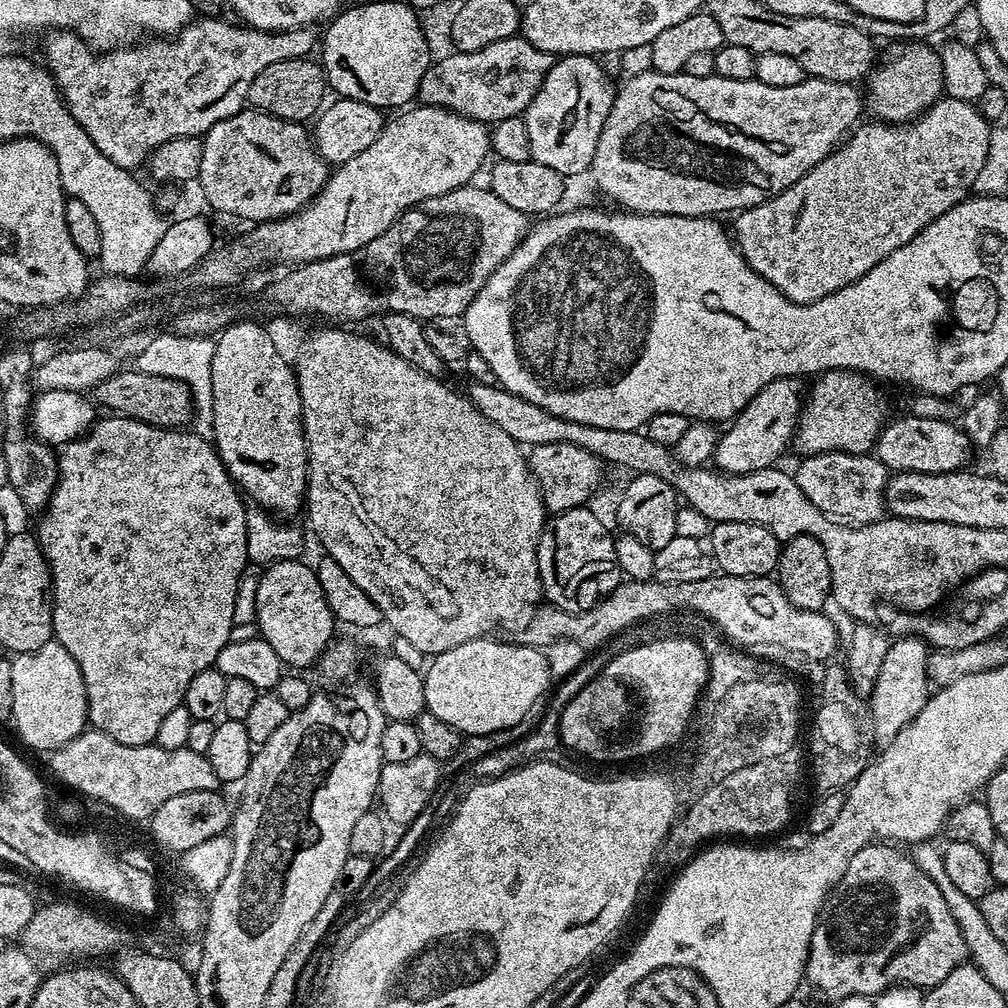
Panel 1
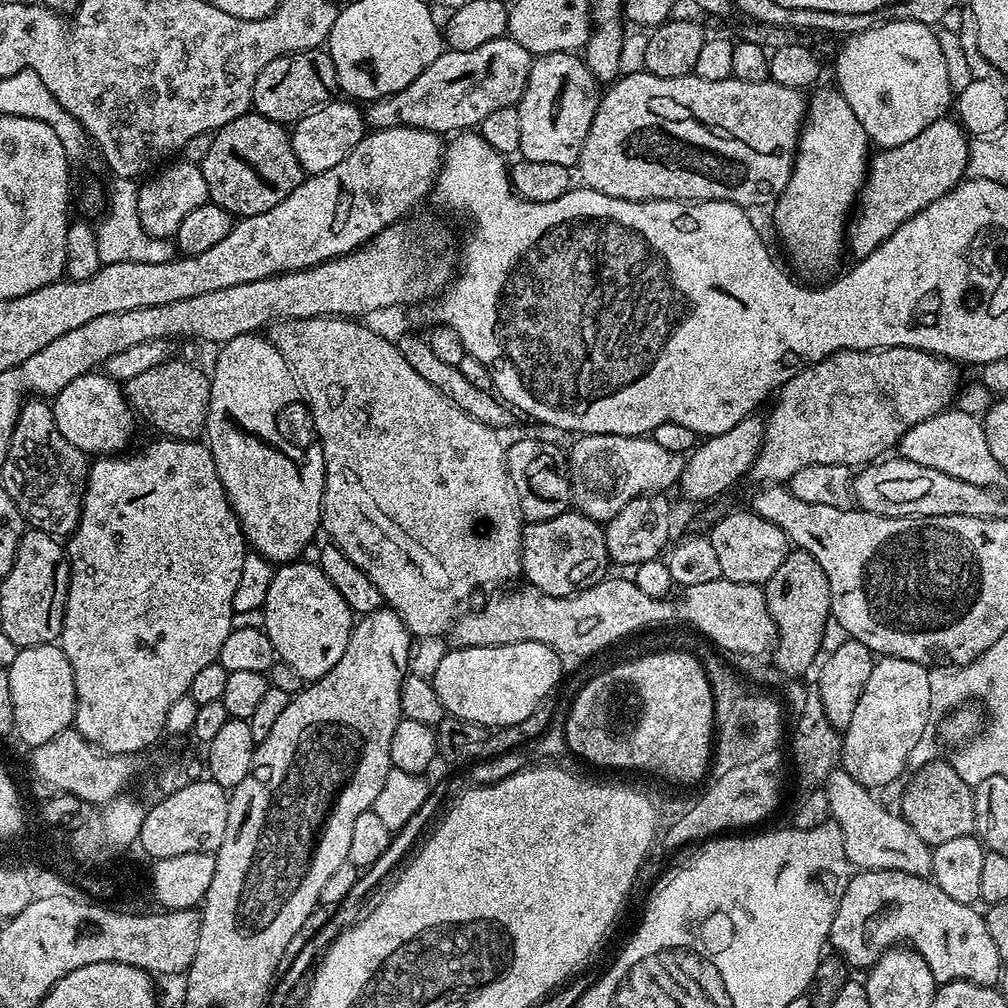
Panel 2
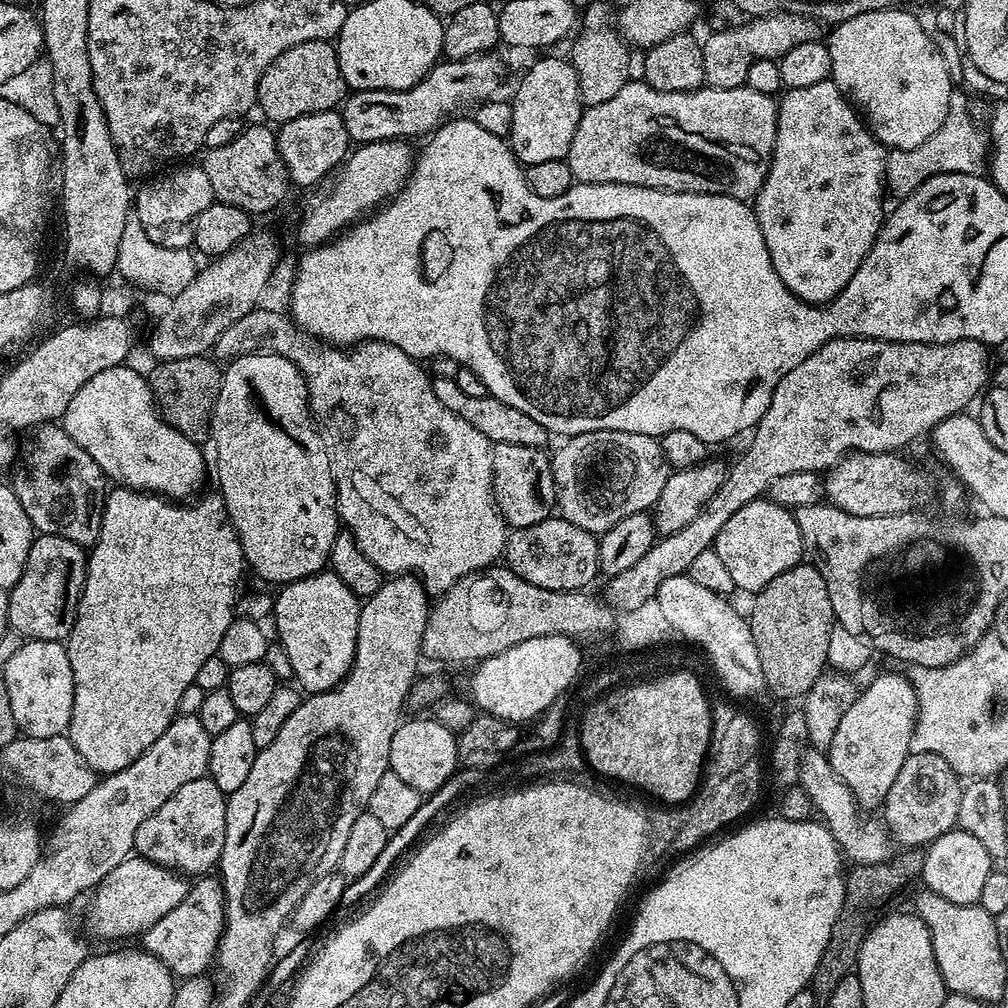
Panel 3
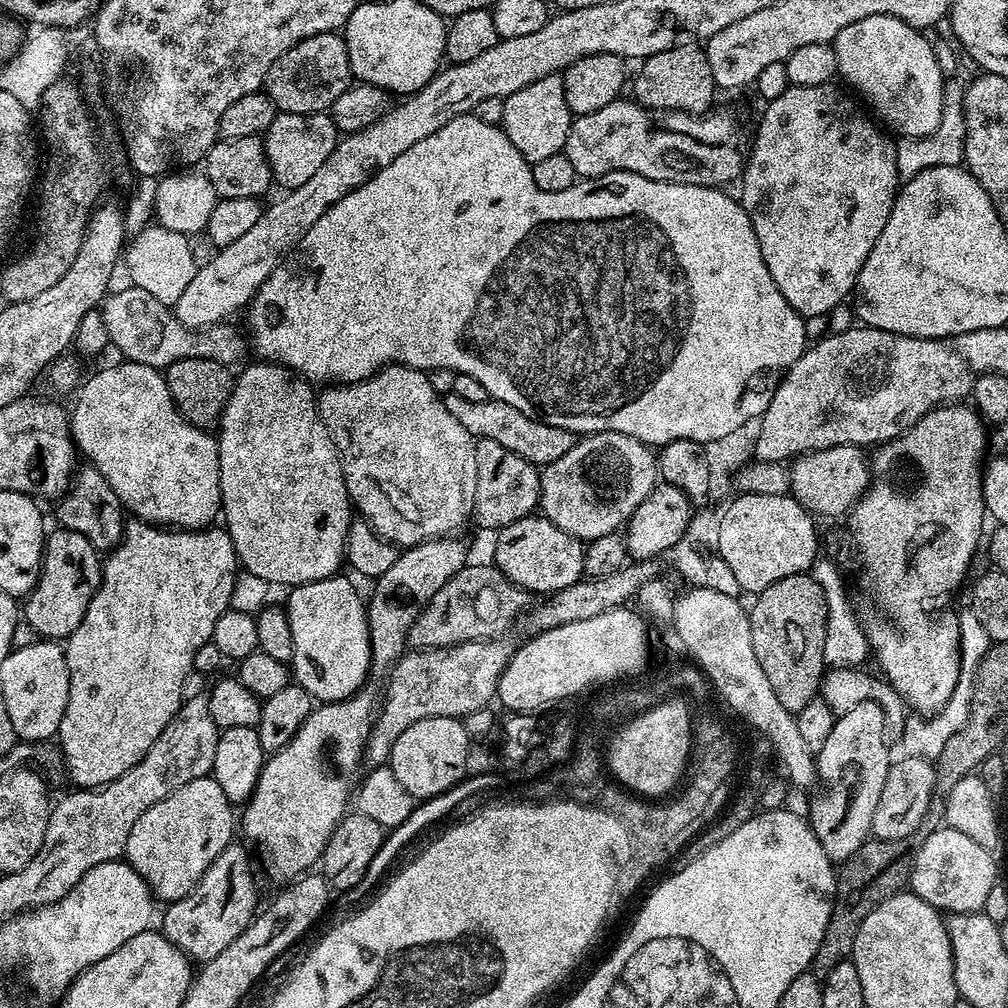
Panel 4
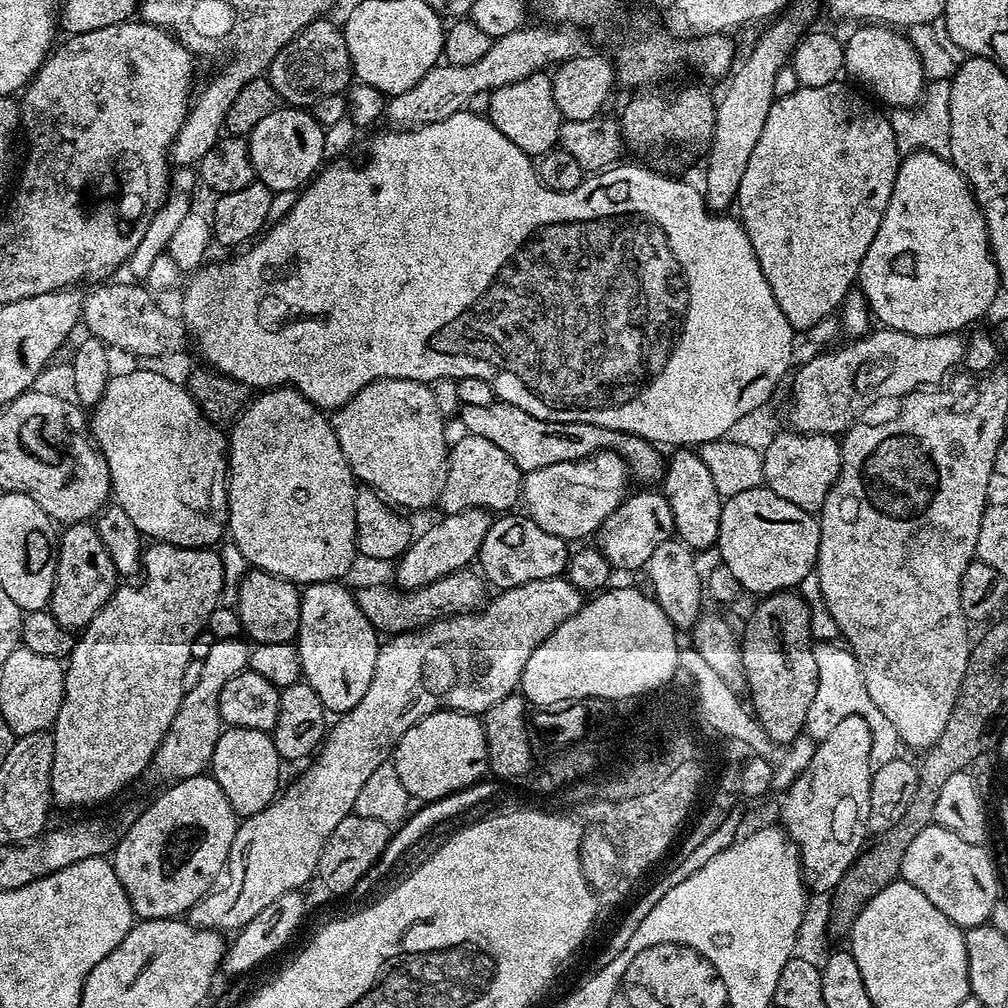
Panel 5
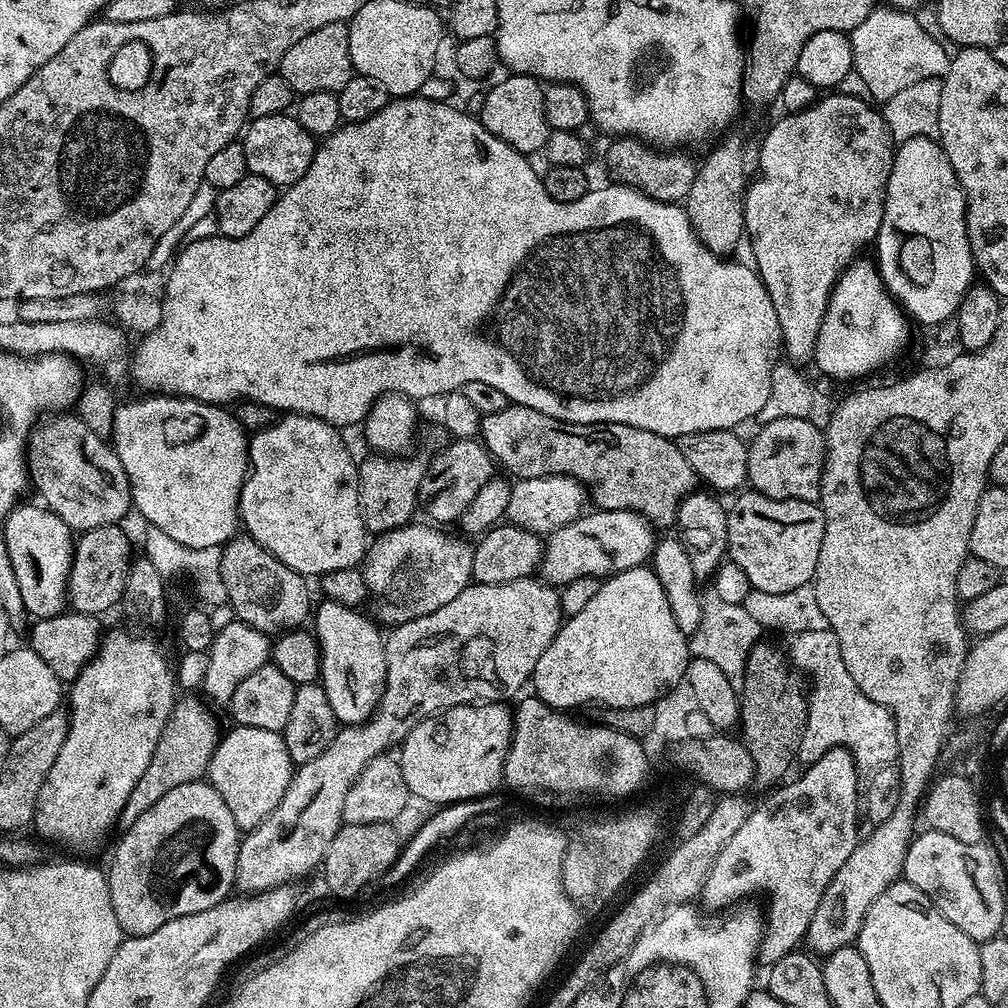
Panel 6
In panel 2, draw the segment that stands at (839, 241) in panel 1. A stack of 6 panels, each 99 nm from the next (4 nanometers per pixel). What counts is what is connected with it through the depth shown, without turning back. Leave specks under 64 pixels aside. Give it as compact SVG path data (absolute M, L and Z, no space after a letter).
M943 118L933 122L905 145L877 151L871 157L854 215L846 229L847 251L853 252L856 258L868 256L878 245L886 242L902 222L914 218L914 214L942 198L942 194L965 179L968 142L964 128L955 119Z

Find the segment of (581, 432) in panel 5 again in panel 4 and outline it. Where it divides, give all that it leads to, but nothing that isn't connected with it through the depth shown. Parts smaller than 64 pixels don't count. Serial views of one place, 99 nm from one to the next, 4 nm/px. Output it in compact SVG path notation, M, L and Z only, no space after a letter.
M449 392L444 396L444 405L454 418L458 418L458 422L462 422L462 426L466 426L473 438L498 442L498 446L506 446L510 454L518 454L518 458L526 458L526 462L537 466L558 462L558 458L573 448L578 439L577 433L562 430L562 426L550 426L537 416L522 414L522 410L514 410L514 406L501 400L490 398L486 402L470 402Z

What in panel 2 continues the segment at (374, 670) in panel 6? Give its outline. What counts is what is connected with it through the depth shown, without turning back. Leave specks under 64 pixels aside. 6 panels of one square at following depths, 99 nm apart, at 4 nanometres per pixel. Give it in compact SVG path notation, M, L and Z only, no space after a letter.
M289 562L281 564L272 573L270 590L263 610L263 631L273 644L275 655L298 670L305 682L330 674L338 666L338 658L346 654L354 627L352 607L334 590L334 582L326 578L319 563Z

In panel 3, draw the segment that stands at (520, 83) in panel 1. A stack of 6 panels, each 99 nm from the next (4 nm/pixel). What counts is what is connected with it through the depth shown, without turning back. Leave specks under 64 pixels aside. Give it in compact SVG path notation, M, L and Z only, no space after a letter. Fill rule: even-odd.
M496 54L471 56L465 60L441 59L414 86L406 90L353 91L339 109L346 134L353 145L379 140L427 137L463 108L475 109L483 100L493 99L504 80L504 64ZM352 96L352 97L351 97Z

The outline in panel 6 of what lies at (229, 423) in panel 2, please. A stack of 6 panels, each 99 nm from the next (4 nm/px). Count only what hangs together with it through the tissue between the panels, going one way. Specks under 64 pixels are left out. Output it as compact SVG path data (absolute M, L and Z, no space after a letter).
M284 414L273 419L271 424L266 425L262 431L251 433L248 442L248 475L244 478L244 485L240 491L240 524L246 535L254 542L269 551L274 558L294 570L298 575L305 578L319 578L330 574L334 570L346 570L357 567L363 561L369 547L370 534L365 530L362 522L362 510L360 509L360 495L358 494L358 467L357 457L352 457L348 444L343 440L341 433L331 424L322 422L313 416L299 414Z

